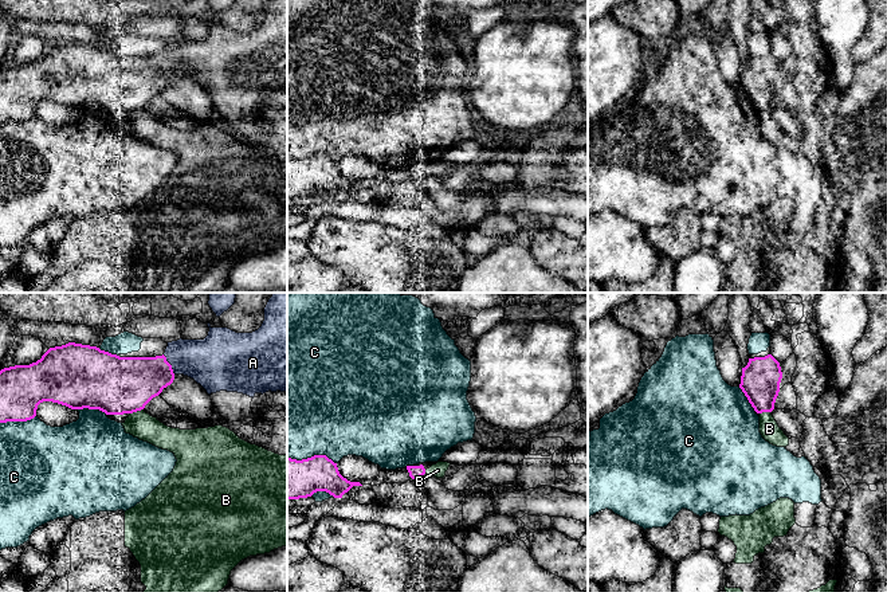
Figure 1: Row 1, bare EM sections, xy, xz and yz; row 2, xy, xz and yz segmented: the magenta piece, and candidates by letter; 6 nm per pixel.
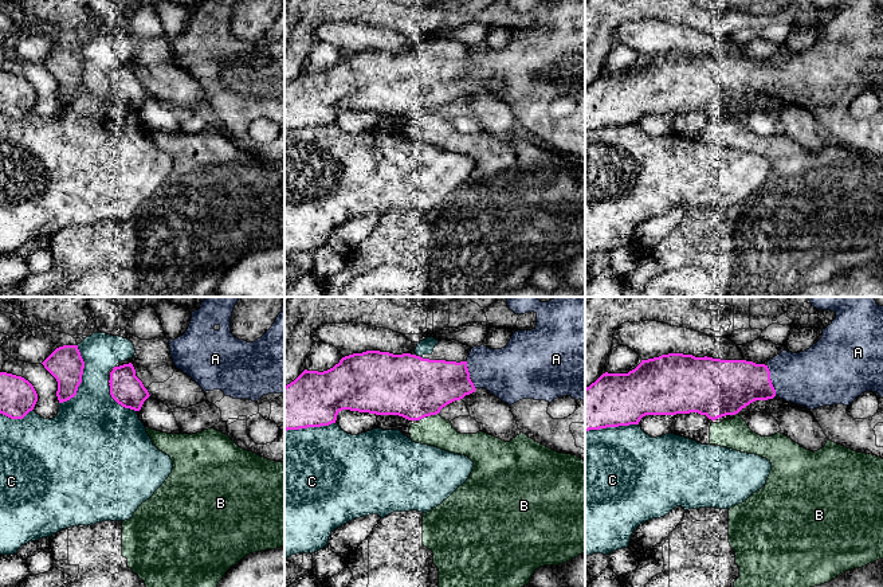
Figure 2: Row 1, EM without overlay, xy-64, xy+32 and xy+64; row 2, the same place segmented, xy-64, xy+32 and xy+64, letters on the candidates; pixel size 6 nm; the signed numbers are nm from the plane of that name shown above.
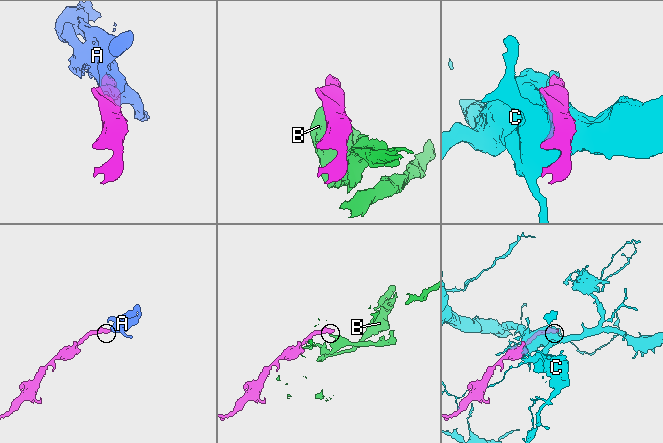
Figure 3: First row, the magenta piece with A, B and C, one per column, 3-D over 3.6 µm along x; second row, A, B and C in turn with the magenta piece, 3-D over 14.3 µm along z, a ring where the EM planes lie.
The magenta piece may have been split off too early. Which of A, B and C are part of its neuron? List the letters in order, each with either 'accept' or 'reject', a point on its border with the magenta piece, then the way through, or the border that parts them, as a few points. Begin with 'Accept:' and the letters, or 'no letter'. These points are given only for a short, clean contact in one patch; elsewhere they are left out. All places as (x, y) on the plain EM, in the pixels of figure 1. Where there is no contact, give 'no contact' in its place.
Accept: A
A: accept; contact xy (169, 63); way xy (132, 81), (156, 73), (169, 63), (211, 62)
B: reject; contact xy (136, 110)
C: reject; contact xz (311, 156)

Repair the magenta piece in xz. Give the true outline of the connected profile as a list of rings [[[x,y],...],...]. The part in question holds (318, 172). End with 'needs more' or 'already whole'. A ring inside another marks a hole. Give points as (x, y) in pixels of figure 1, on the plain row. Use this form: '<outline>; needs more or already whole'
[[[314,154],[302,160],[287,157],[287,199],[307,197],[317,191],[342,197],[353,185],[362,184],[344,177],[337,162],[326,154]]]; already whole

